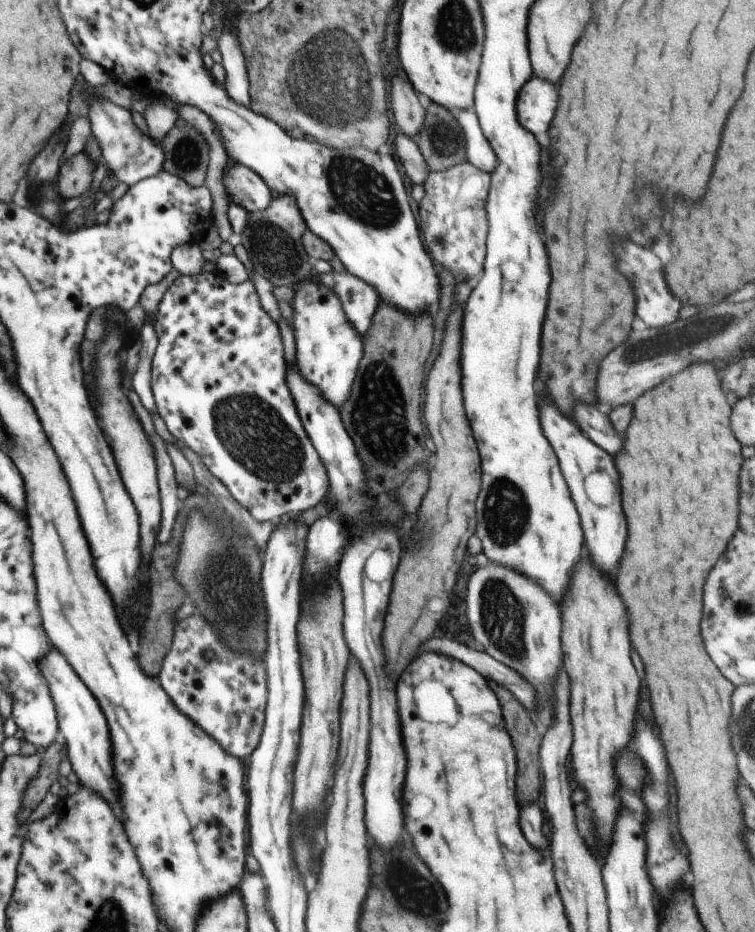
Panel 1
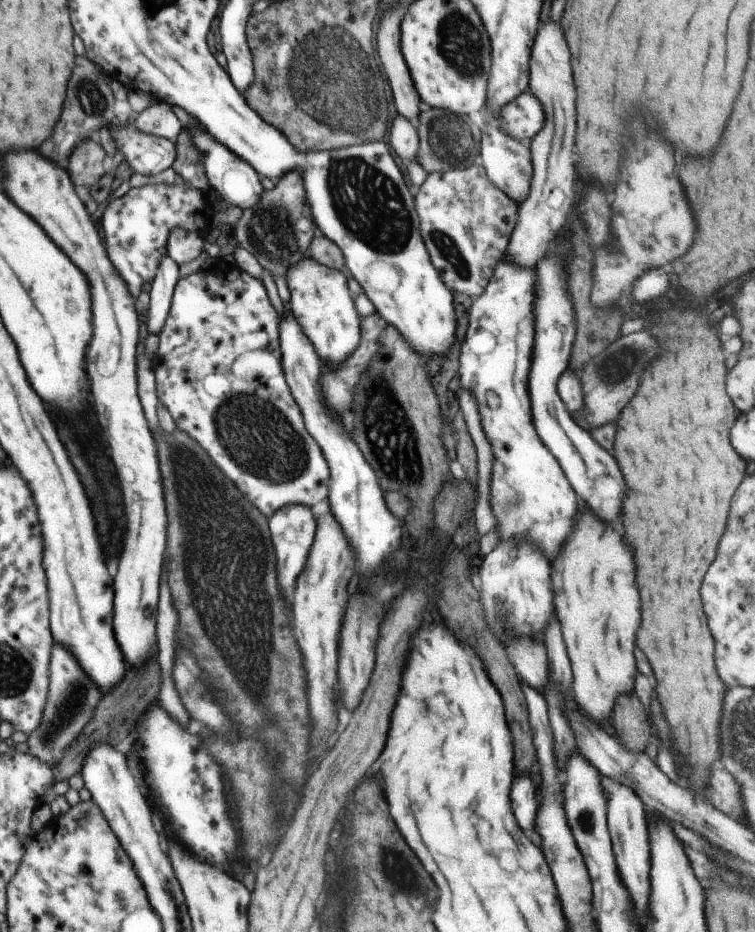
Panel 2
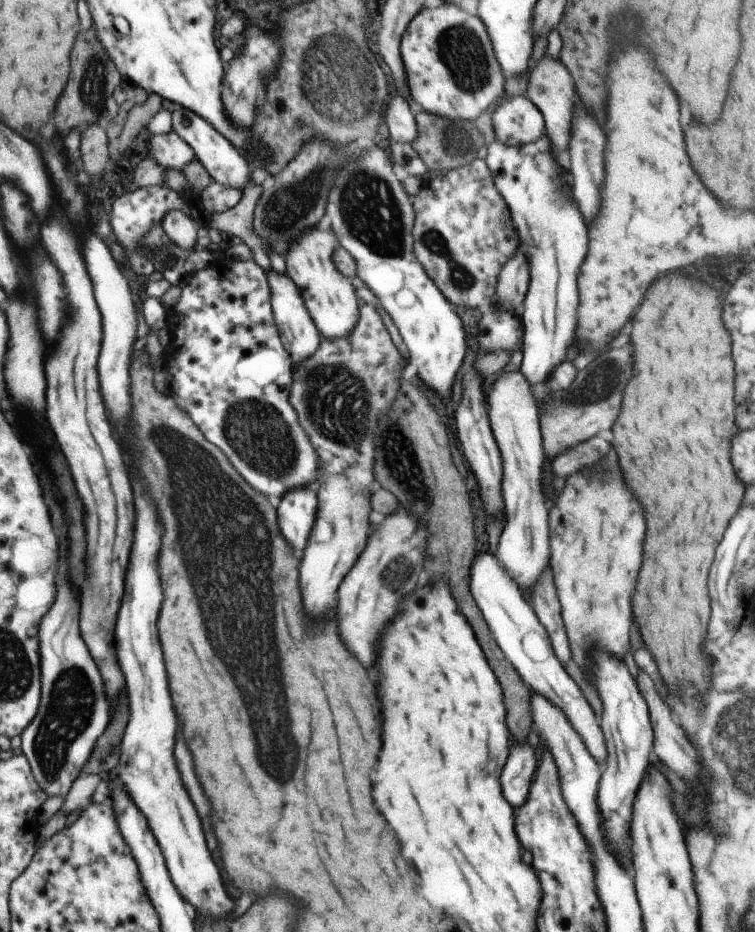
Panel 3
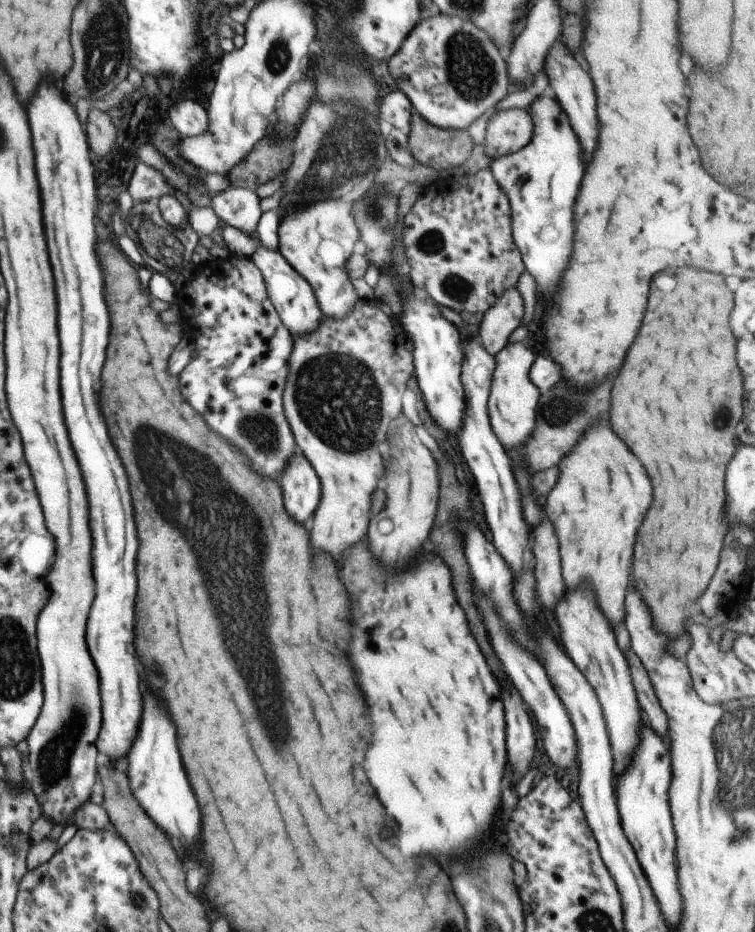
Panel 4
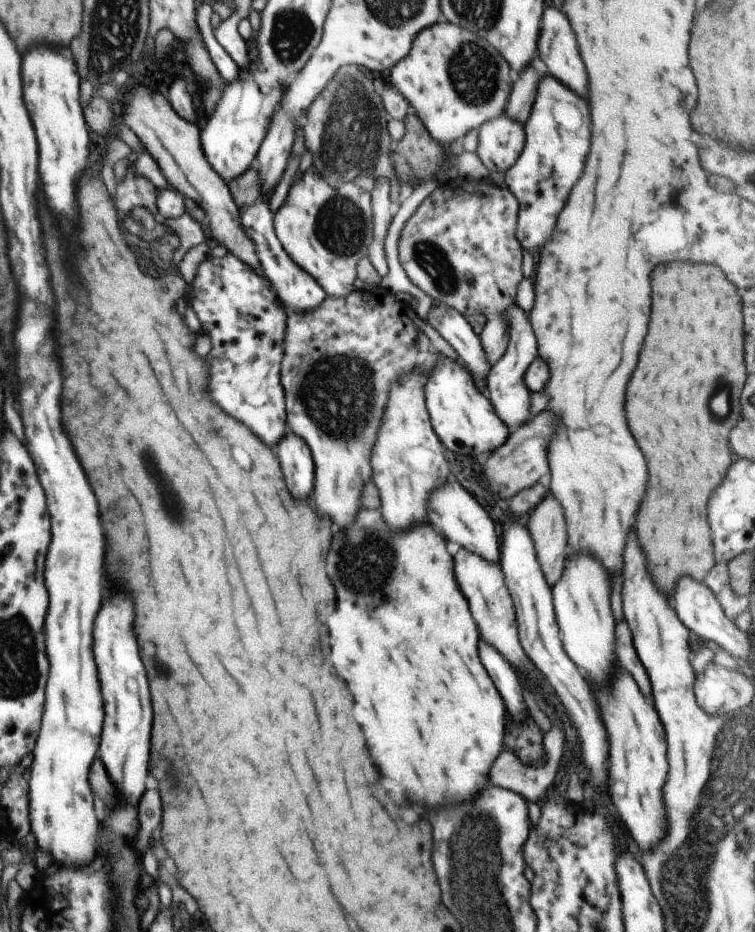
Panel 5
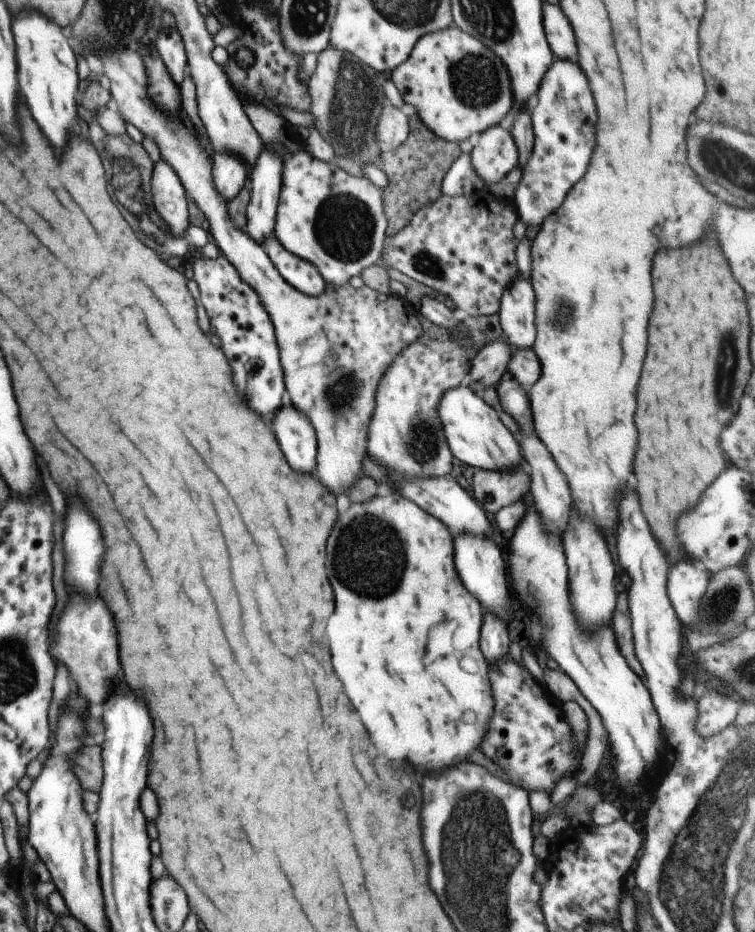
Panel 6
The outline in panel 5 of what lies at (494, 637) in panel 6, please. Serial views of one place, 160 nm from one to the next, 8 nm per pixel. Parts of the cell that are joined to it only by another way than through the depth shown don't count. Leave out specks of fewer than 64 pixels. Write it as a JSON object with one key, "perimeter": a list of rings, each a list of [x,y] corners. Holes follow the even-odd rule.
{"perimeter":[[[480,638],[478,646],[480,646],[480,658],[484,662],[484,668],[490,674],[490,678],[494,680],[505,702],[508,716],[515,723],[520,724],[528,717],[526,703],[522,697],[522,677],[509,662],[504,660],[504,656],[498,656],[496,648],[490,648],[490,643]]]}

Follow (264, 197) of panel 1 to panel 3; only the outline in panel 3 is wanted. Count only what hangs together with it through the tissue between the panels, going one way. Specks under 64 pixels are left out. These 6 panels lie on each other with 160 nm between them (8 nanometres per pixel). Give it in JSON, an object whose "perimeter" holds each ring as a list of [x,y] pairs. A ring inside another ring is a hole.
{"perimeter":[[[182,107],[180,110],[172,111],[171,121],[173,131],[187,142],[191,149],[196,153],[198,160],[204,165],[207,173],[214,181],[227,187],[240,189],[240,186],[246,185],[241,192],[250,186],[250,165],[248,161],[238,152],[234,146],[223,134],[220,134],[207,120],[198,116],[194,111]]]}

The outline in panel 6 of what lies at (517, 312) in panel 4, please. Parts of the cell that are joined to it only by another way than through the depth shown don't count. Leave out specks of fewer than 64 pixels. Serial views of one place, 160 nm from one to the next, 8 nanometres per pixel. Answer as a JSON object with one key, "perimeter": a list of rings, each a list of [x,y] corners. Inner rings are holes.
{"perimeter":[[[503,338],[489,342],[475,354],[464,385],[480,395],[489,386],[496,388],[507,371],[511,352],[512,346]]]}

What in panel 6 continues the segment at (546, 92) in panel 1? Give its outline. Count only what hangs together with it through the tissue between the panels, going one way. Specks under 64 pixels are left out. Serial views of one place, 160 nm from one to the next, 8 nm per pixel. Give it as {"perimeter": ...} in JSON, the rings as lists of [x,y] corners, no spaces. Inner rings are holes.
{"perimeter":[[[500,125],[481,132],[478,144],[473,146],[469,155],[476,174],[488,185],[500,182],[519,164],[516,143]]]}

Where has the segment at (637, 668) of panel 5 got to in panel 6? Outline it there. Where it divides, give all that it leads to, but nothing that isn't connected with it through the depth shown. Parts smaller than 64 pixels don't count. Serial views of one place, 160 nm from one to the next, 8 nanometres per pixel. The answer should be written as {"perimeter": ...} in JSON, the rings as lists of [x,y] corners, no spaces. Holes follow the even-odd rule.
{"perimeter":[[[619,589],[617,597],[618,602],[616,601],[613,617],[610,620],[611,626],[615,632],[622,656],[627,660],[630,668],[644,680],[645,672],[636,656],[634,648],[628,593],[626,589]]]}

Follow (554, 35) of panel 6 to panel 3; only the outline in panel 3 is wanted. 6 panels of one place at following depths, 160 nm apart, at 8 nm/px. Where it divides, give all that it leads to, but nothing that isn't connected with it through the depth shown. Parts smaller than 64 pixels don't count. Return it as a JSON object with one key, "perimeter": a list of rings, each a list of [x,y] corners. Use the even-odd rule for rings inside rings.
{"perimeter":[[[580,108],[574,114],[572,124],[572,138],[570,138],[570,174],[572,174],[572,194],[574,200],[584,216],[586,222],[590,222],[598,208],[600,208],[600,186],[604,180],[604,132],[594,116],[590,116],[584,108]]]}

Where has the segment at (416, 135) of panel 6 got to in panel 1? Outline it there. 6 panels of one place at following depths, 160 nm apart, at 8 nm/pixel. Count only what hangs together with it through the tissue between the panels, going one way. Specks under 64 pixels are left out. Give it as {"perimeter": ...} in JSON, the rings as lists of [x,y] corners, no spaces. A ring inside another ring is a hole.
{"perimeter":[[[428,102],[428,106],[426,106],[425,121],[416,136],[416,141],[430,171],[445,171],[467,161],[466,151],[464,151],[464,136],[454,112],[435,102]]]}

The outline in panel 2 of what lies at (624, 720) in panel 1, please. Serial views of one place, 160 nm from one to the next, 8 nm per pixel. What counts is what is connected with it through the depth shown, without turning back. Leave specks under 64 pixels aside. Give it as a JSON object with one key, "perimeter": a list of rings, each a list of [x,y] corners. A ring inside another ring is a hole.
{"perimeter":[[[584,510],[576,516],[570,540],[552,562],[552,590],[574,670],[575,703],[596,722],[611,722],[616,696],[630,692],[636,674],[632,652],[640,626],[640,596],[634,580],[634,552],[612,524]]]}

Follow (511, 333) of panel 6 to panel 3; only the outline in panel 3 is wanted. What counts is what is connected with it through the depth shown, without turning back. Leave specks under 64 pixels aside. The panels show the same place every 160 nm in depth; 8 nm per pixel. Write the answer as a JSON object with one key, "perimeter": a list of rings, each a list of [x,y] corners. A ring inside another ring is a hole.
{"perimeter":[[[520,370],[504,372],[494,380],[488,392],[488,404],[490,404],[488,414],[492,432],[504,458],[502,496],[506,506],[506,526],[504,532],[500,534],[496,556],[529,598],[529,592],[535,587],[534,582],[548,566],[550,558],[548,508],[544,504],[544,492],[542,492],[542,468],[546,456],[542,452],[538,406],[530,392],[528,380],[524,380]]]}

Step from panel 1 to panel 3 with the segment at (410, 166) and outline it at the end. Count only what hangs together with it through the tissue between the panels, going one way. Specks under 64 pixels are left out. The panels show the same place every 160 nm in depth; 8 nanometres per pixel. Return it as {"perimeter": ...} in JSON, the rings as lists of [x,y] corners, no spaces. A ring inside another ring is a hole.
{"perimeter":[[[396,93],[386,109],[386,124],[392,141],[410,143],[418,136],[417,122],[405,97]]]}

